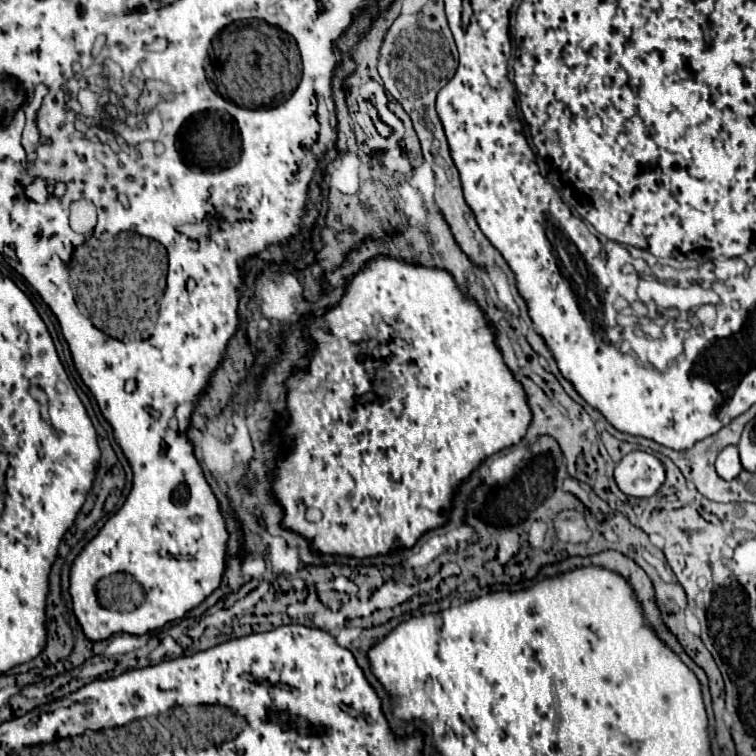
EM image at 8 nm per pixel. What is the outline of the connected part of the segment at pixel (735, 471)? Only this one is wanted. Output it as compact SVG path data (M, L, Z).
M735 445L725 447L725 449L719 453L719 457L717 457L717 461L715 461L715 467L717 467L717 475L719 475L721 479L725 479L725 481L735 479L735 477L741 473L741 461L739 461L739 457L737 457L737 447L735 447Z

